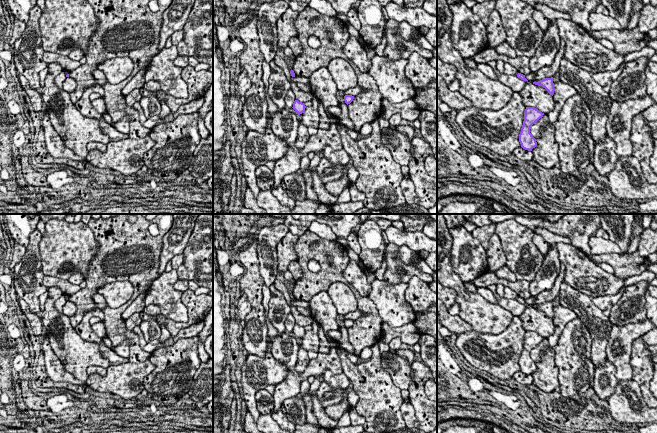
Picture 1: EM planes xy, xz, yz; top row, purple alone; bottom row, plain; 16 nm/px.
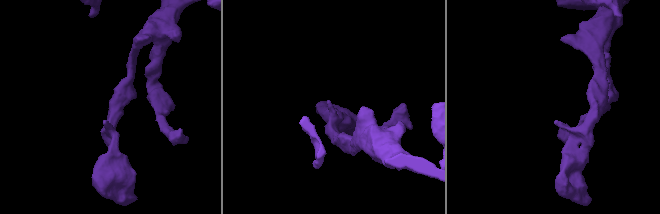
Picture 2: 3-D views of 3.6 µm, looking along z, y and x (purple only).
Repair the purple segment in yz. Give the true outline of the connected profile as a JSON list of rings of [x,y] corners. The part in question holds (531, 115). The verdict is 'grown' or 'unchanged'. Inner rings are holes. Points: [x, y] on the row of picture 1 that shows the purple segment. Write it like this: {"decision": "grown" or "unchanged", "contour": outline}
{"decision": "unchanged", "contour": [[[526,107],[523,126],[519,134],[519,142],[523,149],[532,151],[532,149],[537,146],[536,139],[530,133],[530,129],[543,115],[544,113],[534,107]]]}

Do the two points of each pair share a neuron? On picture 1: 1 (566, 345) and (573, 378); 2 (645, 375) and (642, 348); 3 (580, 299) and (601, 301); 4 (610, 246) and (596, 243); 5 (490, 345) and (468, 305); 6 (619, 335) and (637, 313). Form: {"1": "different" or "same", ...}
{"1": "same", "2": "same", "3": "different", "4": "same", "5": "different", "6": "different"}

